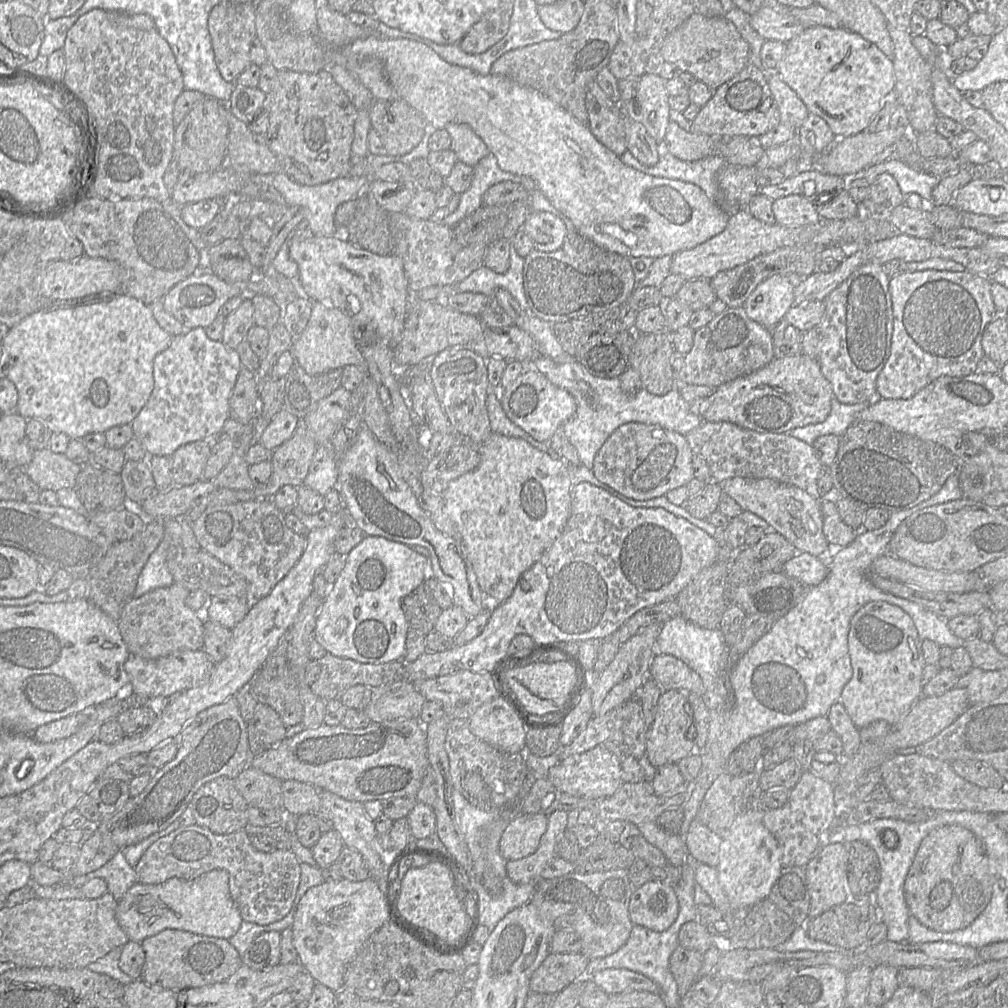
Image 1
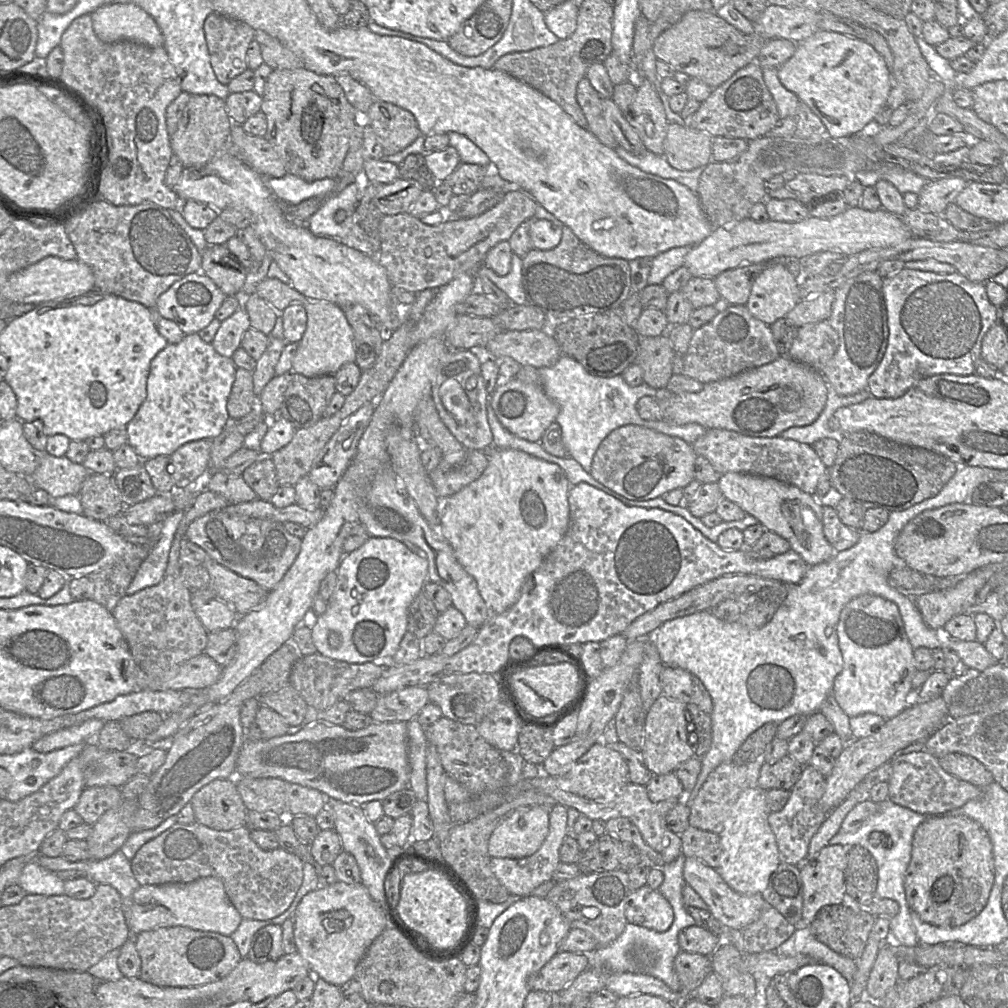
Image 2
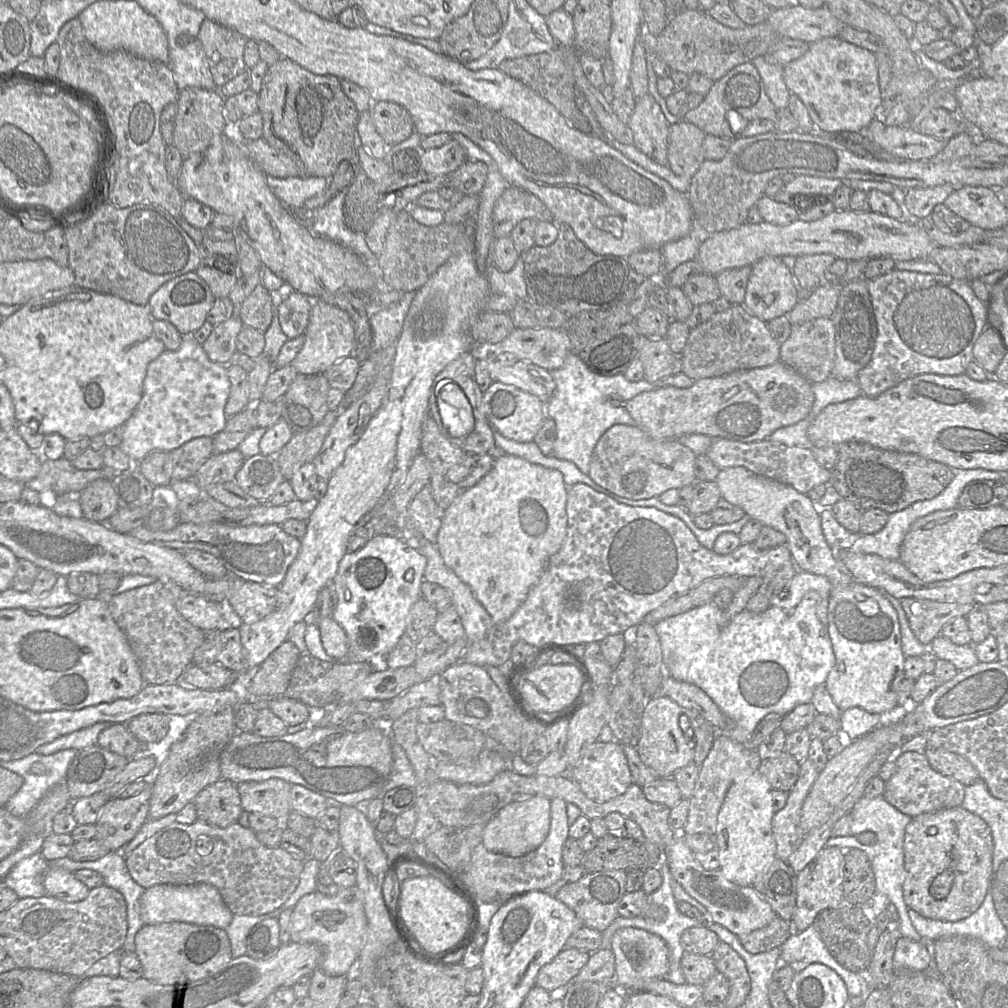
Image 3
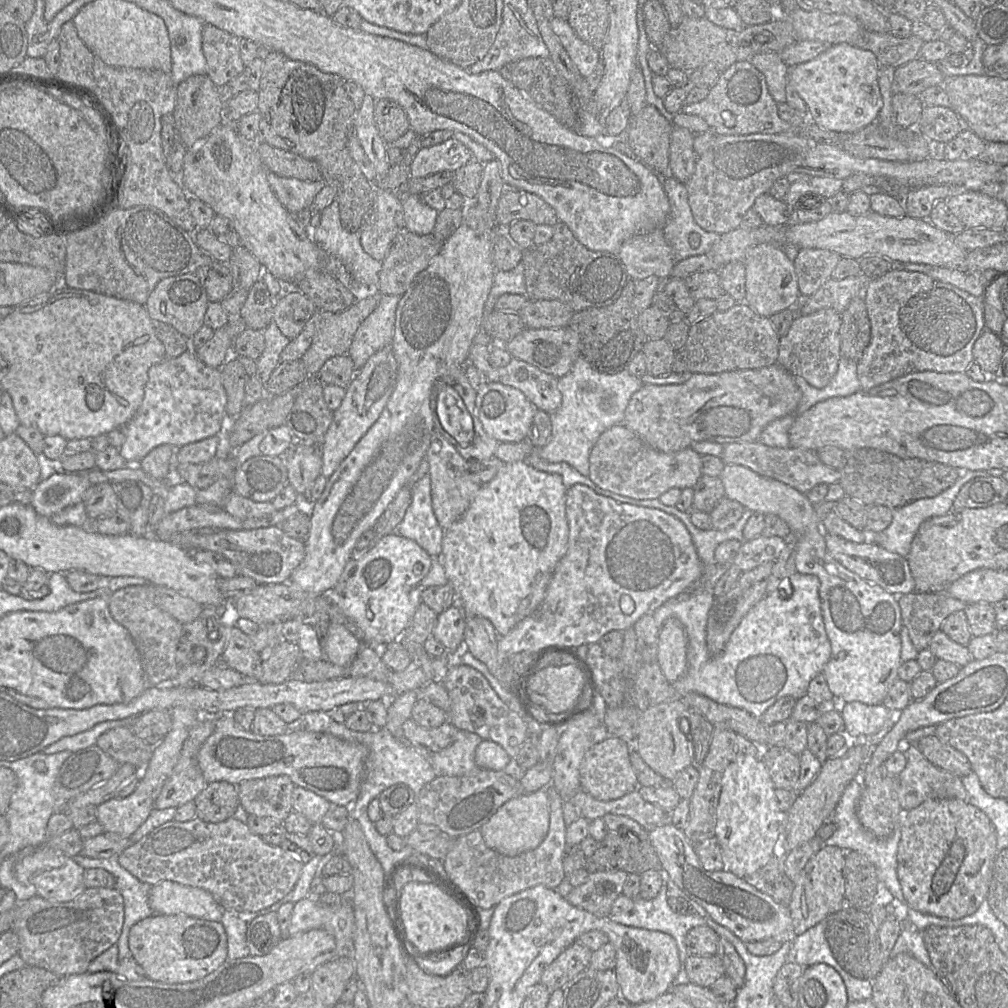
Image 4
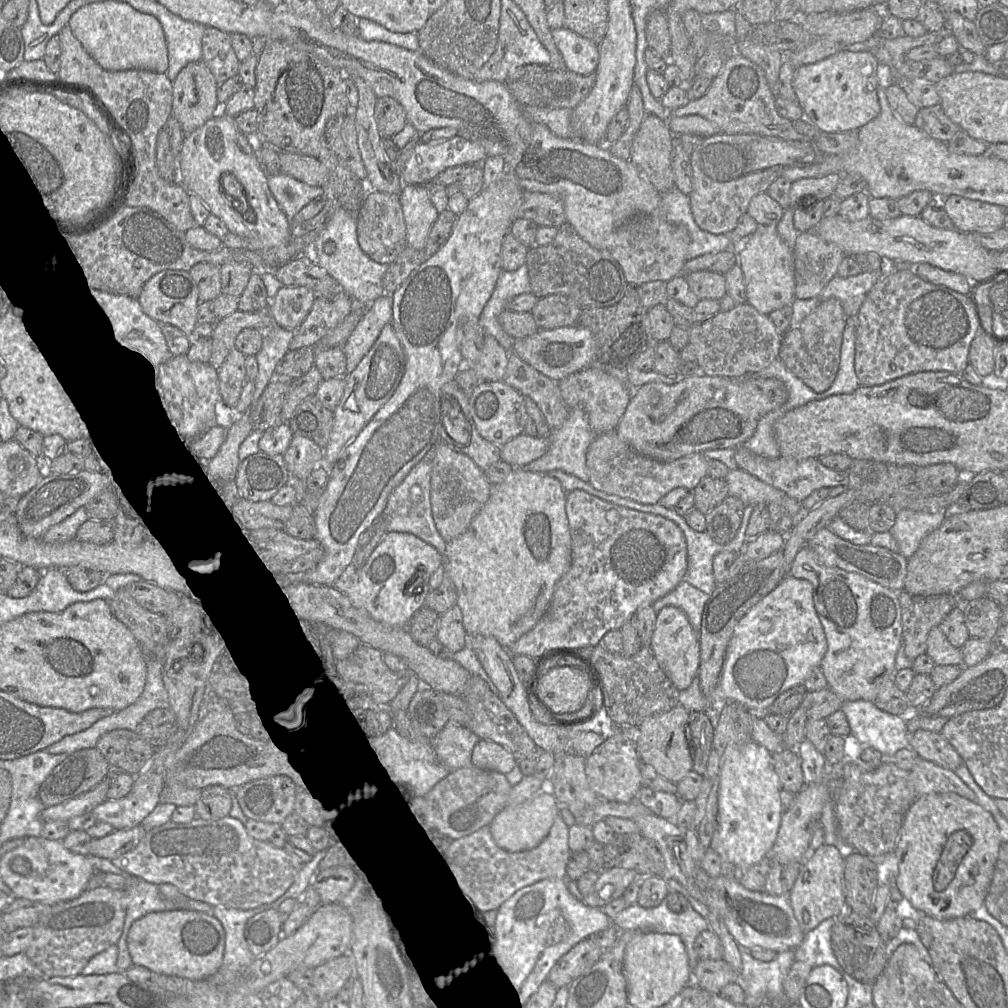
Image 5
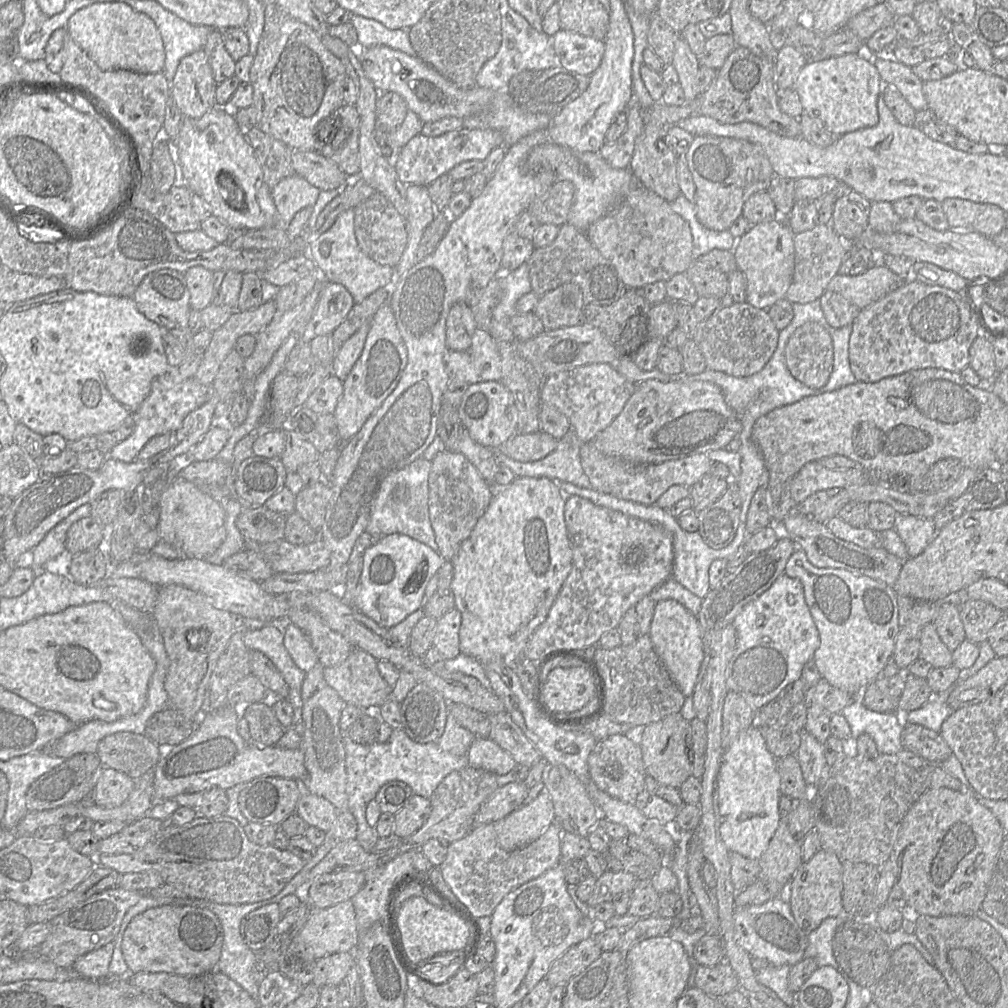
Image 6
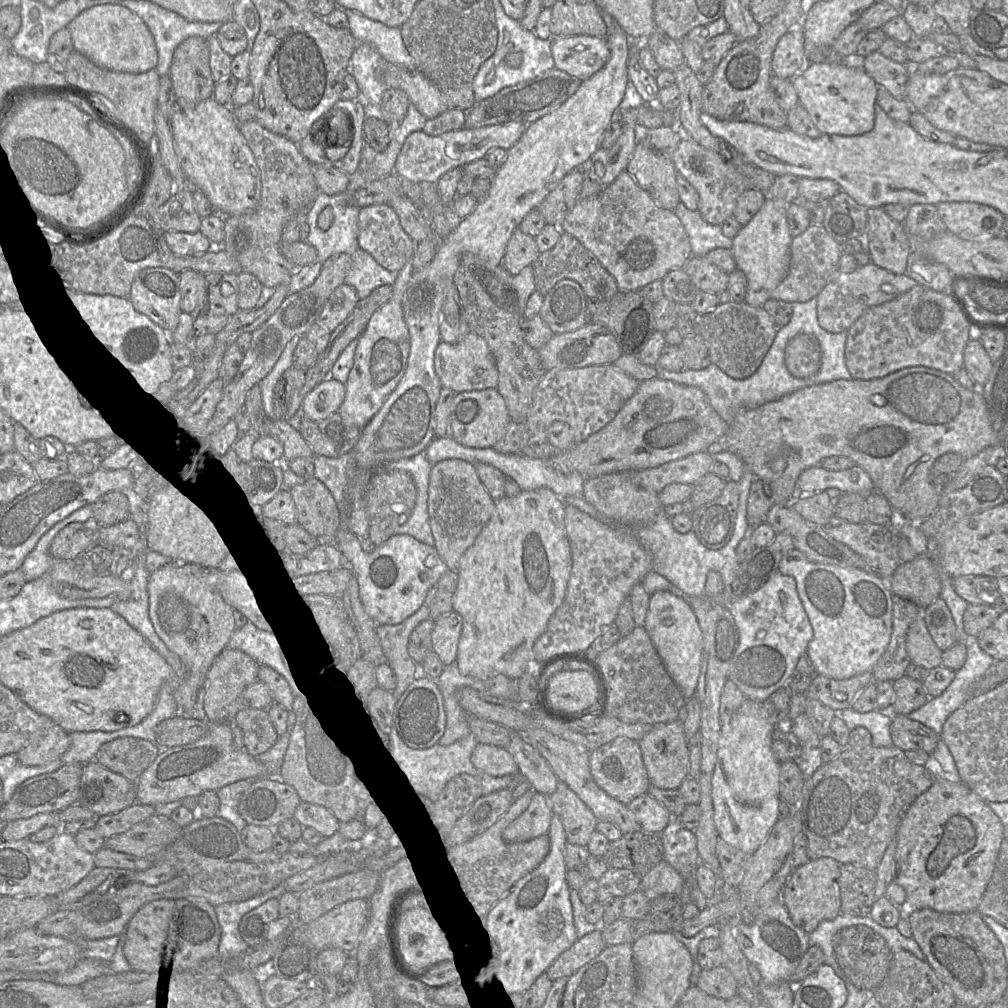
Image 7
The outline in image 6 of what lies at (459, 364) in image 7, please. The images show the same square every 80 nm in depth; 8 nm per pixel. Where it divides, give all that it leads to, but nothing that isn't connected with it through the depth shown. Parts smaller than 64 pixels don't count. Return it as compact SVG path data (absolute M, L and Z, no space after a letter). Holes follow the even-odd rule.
M476 329L467 350L448 350L444 364L450 379L458 378L469 385L501 379L501 357L496 342L481 329Z

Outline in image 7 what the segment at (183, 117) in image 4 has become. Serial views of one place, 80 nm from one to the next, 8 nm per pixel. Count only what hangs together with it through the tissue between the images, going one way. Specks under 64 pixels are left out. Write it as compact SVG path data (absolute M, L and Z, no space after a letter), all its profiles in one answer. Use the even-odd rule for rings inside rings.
M189 37L174 51L170 78L179 107L195 107L213 97L215 81L209 64L207 39Z

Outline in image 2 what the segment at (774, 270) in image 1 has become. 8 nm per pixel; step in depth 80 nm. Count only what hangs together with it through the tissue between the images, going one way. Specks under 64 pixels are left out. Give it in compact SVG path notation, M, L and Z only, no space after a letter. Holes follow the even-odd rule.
M773 262L742 265L722 272L714 279L720 296L731 305L745 305L755 279Z

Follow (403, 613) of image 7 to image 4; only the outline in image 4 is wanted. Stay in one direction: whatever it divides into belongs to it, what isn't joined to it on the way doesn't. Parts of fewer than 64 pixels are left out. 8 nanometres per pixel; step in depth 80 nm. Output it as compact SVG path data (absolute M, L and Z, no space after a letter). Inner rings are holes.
M396 531L382 537L367 553L353 556L346 564L334 591L343 613L363 631L363 645L382 650L405 632L422 602L423 579L432 557L417 542Z

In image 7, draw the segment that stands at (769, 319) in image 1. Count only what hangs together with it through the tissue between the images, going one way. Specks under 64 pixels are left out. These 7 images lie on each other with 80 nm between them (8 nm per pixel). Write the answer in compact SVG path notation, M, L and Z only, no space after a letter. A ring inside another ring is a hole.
M767 197L750 222L733 239L732 253L738 270L747 278L745 303L762 307L785 278L790 265L792 237L789 233L785 205Z

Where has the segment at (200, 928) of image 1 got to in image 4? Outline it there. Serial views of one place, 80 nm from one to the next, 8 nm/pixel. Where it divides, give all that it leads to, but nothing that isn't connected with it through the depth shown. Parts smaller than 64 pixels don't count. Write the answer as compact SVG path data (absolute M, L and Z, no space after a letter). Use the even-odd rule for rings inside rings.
M164 880L153 885L149 905L155 914L185 914L190 917L221 922L223 908L206 890Z

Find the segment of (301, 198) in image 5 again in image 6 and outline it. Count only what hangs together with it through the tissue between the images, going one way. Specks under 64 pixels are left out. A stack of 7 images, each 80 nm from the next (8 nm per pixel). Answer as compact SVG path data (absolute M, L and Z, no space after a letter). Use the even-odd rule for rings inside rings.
M298 175L282 179L271 189L277 210L275 225L286 231L296 213L304 208L312 207L312 213L308 220L308 226L311 226L310 231L312 231L315 220L325 206L340 195L347 186L347 184L342 184L332 191L320 191Z

